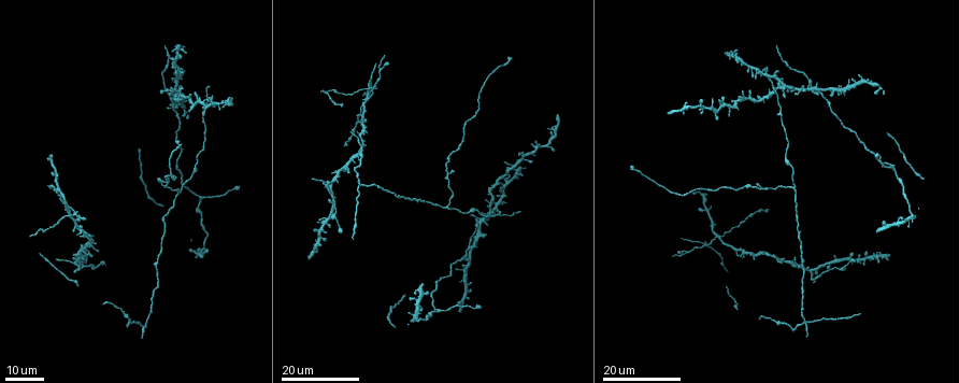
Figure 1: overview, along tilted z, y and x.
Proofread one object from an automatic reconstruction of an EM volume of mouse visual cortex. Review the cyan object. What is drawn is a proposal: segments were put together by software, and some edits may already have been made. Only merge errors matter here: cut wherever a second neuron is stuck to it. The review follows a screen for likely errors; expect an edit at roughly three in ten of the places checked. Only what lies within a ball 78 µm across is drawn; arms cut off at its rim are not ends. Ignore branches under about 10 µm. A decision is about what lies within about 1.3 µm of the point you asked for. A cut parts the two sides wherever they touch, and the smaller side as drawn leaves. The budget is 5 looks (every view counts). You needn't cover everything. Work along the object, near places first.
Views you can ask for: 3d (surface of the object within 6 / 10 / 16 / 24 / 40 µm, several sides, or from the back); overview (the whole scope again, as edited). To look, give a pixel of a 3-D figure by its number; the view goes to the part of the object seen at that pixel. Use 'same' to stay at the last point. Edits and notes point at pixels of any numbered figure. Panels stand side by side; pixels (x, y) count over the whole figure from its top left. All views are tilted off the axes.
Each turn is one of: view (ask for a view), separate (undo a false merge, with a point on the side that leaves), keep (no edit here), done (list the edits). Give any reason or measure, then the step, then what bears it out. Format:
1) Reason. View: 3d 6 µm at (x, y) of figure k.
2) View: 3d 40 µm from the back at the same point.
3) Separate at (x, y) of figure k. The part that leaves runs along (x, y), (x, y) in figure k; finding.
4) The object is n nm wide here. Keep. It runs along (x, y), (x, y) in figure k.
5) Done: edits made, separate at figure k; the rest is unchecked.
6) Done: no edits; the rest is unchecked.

Four arms meet. View: 3d 24 µm at (718, 241) of figure 1.

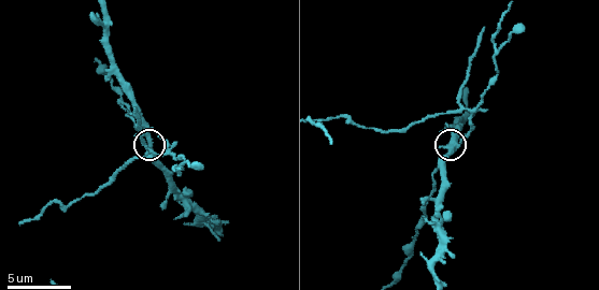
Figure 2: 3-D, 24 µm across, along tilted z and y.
Zoom in. View: 3d 6 µm at (149, 134) of figure 2.

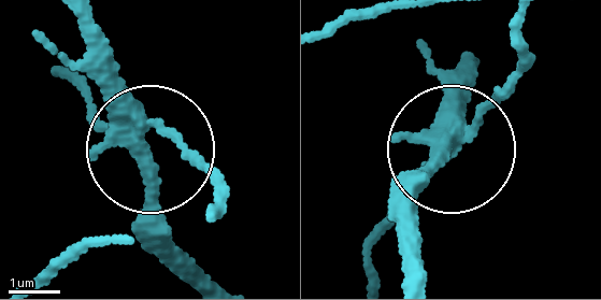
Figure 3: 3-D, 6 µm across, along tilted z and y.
4 arms meet here. Separate at (181, 141) of figure 3. The part that leaves runs along (460, 147), (509, 87), (519, 24) in figure 3; a second neuron is stuck on.

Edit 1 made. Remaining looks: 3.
Three-way junction. View: 3d 24 µm at (793, 186) of figure 1.

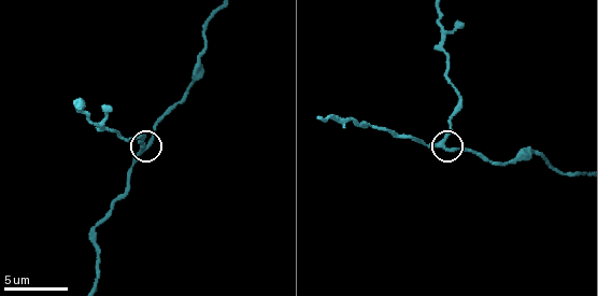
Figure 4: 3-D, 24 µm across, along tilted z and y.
View: 3d 6 µm at (143, 150) of figure 4.

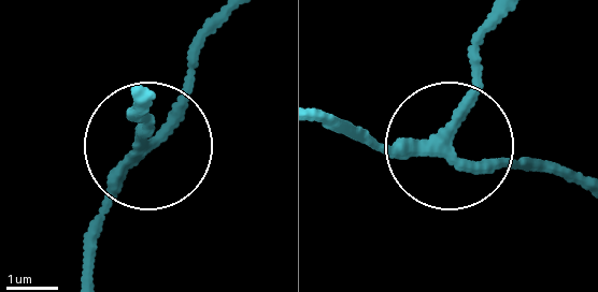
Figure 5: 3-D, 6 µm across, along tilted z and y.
Keep. It runs along (324, 122), (427, 152), (472, 83), (472, 37) in figure 5; all the same neuron.

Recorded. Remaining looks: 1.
Done: edits made, separate at figure 3; the rest is unchecked.

